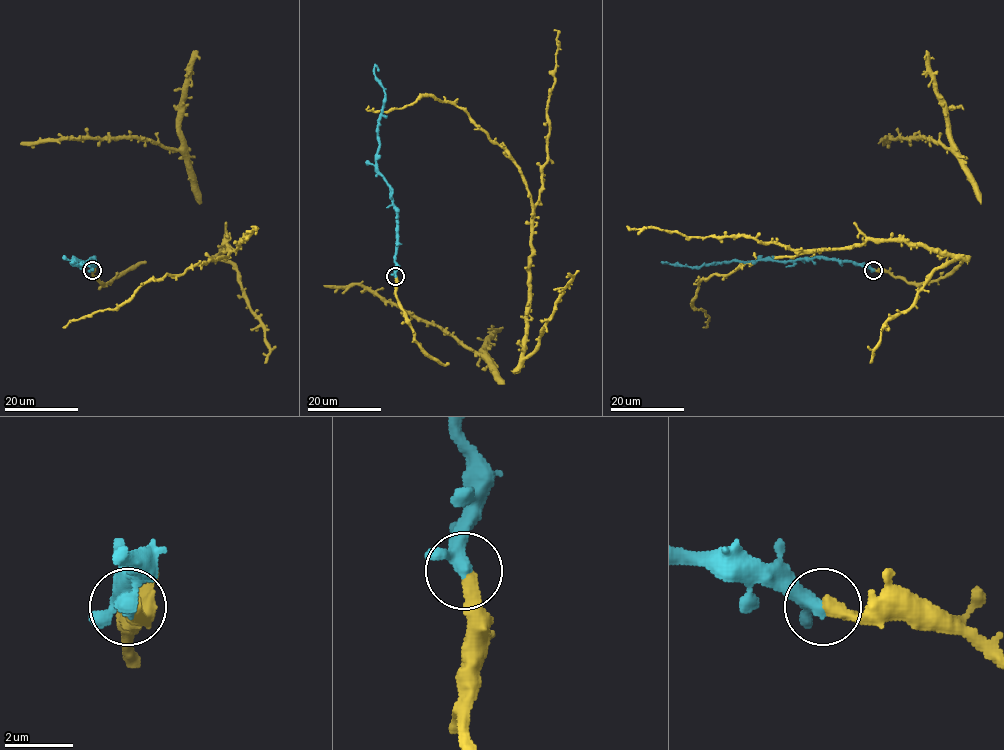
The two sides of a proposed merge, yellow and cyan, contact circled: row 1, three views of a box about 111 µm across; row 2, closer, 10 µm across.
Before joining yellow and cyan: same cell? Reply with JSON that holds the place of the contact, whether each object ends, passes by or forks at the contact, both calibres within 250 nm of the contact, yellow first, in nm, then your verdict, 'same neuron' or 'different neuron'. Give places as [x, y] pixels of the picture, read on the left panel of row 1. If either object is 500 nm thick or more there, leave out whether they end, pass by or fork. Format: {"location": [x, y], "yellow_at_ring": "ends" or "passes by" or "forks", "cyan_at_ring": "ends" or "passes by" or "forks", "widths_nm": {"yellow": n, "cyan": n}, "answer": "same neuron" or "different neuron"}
{"location": [92, 270], "yellow_at_ring": "ends", "cyan_at_ring": "passes by", "widths_nm": {"yellow": 420, "cyan": 360}, "answer": "same neuron"}

